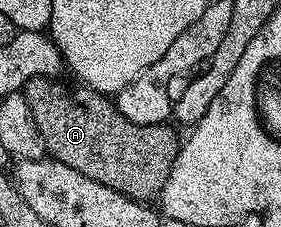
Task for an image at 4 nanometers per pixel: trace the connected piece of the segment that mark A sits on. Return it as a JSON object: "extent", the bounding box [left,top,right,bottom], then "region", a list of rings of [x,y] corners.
{"extent":[23,76,179,204],"region":[[[46,76],[44,78],[32,78],[28,84],[26,84],[23,91],[25,95],[25,100],[27,102],[27,108],[31,110],[31,120],[35,122],[35,128],[39,132],[39,136],[43,140],[46,151],[54,159],[62,161],[63,164],[69,165],[71,168],[77,172],[81,172],[83,176],[90,177],[93,181],[98,181],[99,184],[106,185],[107,188],[115,189],[121,194],[125,194],[128,198],[134,198],[138,202],[145,204],[148,203],[153,198],[156,199],[160,195],[163,184],[167,184],[167,176],[171,176],[171,168],[175,164],[175,156],[179,149],[179,137],[172,130],[174,127],[169,124],[162,124],[156,126],[155,124],[135,124],[131,120],[127,120],[127,116],[123,116],[123,112],[119,112],[119,108],[112,101],[106,100],[102,95],[98,94],[96,90],[91,90],[88,88],[80,88],[81,90],[68,90],[63,83],[57,82],[56,77]]]}

